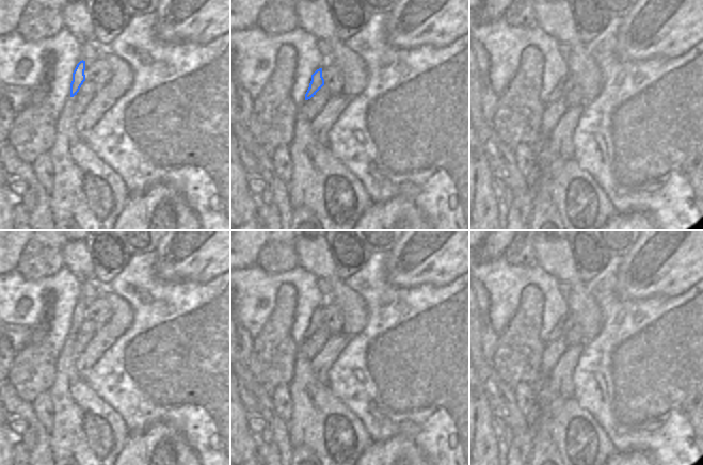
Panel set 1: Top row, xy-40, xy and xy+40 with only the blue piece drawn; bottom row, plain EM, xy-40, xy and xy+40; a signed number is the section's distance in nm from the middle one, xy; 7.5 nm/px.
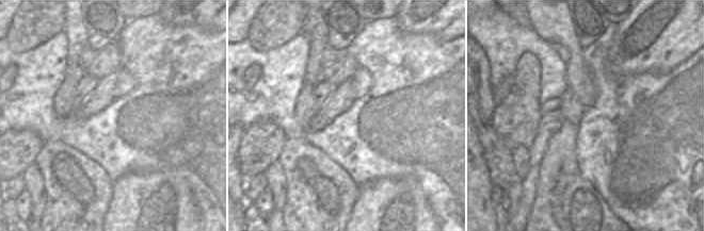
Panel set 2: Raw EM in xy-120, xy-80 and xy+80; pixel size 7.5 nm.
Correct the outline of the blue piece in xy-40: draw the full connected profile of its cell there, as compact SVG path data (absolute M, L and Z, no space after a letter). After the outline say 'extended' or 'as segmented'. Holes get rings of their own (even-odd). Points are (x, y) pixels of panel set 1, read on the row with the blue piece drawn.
M82 60L77 64L73 73L73 81L70 83L70 97L77 95L81 85L85 81L84 70L85 70L85 61Z; as segmented

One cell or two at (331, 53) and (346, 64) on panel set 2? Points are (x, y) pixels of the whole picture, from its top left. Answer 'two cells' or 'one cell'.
two cells

